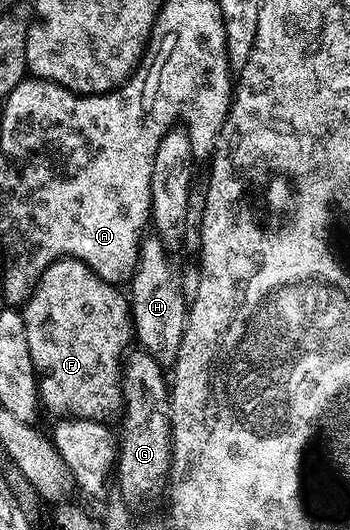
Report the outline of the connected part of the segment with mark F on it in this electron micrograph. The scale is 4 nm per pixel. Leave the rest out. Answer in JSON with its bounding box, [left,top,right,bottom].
[22,259,134,422]

